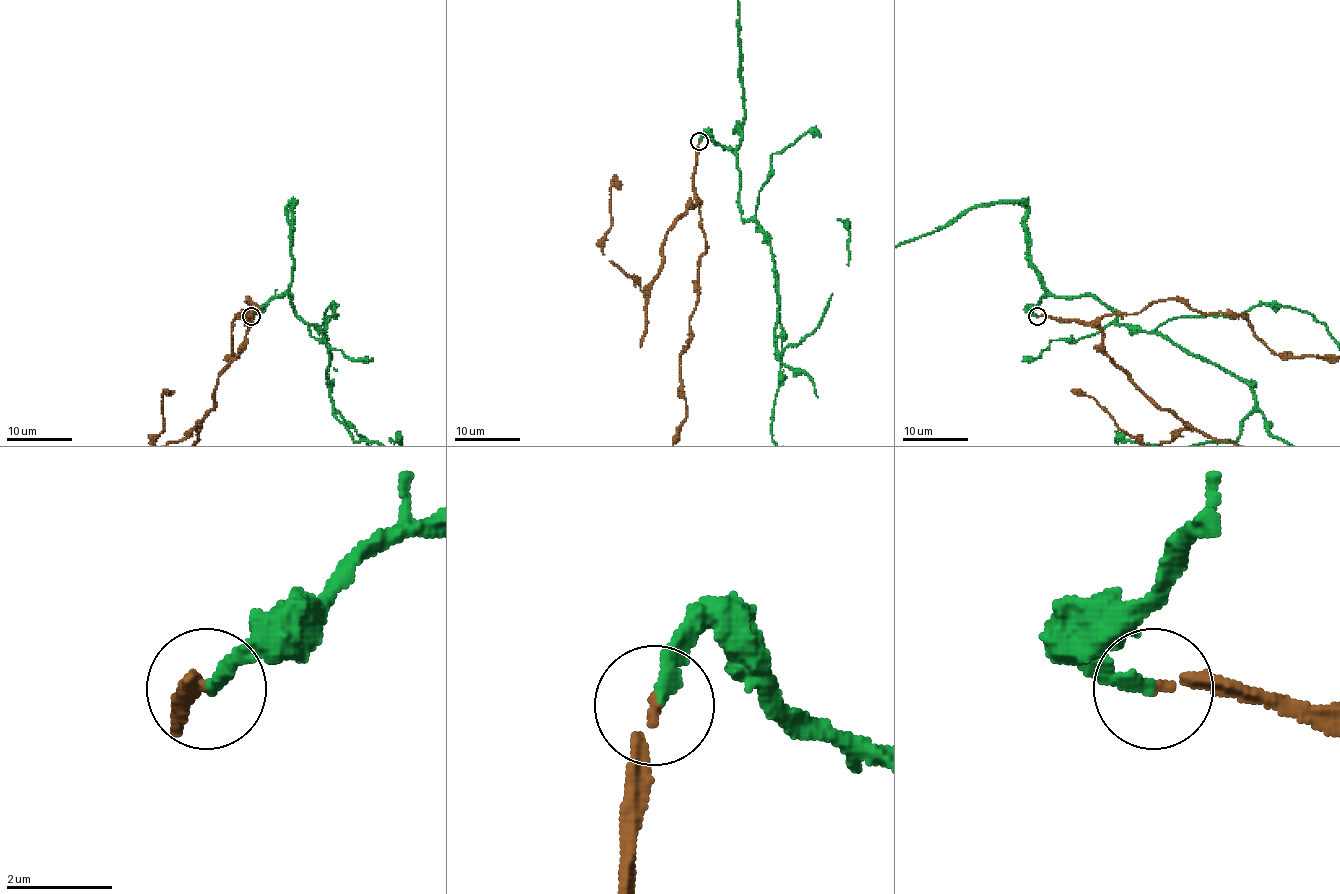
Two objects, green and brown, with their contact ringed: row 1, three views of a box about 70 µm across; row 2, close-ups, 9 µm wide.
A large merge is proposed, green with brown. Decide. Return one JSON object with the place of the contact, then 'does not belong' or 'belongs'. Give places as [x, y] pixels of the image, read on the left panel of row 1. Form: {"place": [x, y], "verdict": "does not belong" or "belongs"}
{"place": [251, 316], "verdict": "belongs"}

